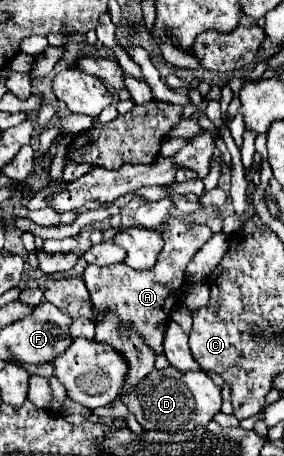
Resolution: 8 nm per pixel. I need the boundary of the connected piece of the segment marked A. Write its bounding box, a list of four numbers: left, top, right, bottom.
[84,218,212,354]

